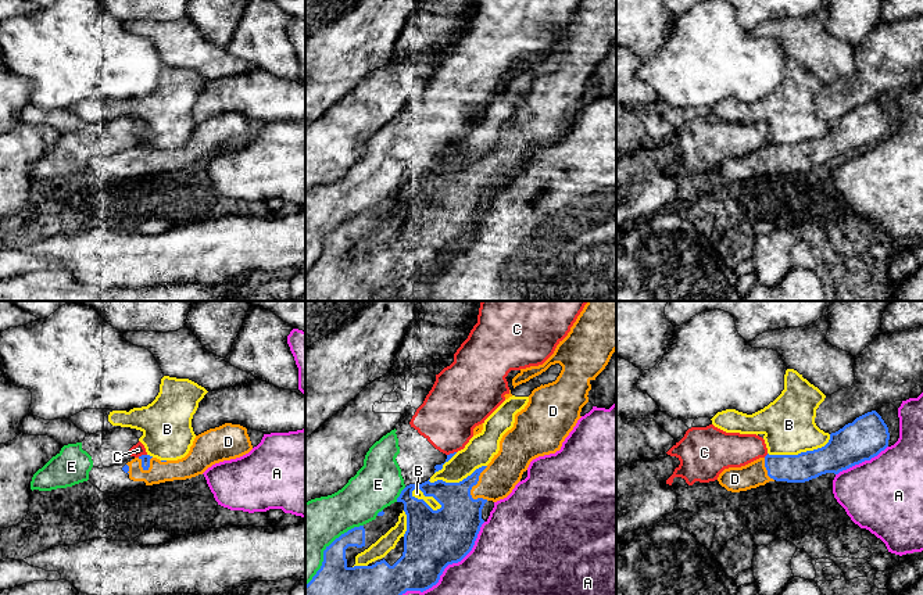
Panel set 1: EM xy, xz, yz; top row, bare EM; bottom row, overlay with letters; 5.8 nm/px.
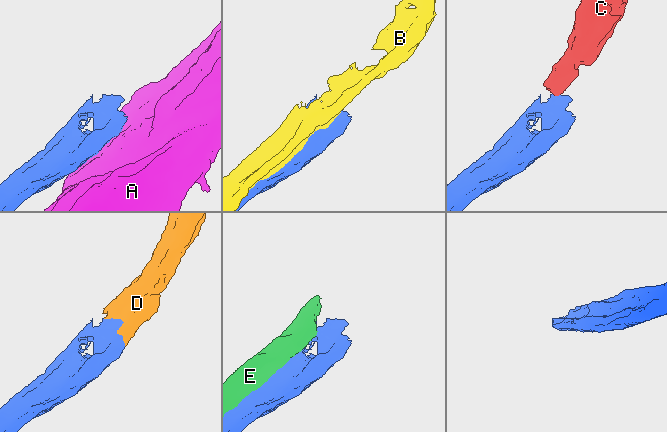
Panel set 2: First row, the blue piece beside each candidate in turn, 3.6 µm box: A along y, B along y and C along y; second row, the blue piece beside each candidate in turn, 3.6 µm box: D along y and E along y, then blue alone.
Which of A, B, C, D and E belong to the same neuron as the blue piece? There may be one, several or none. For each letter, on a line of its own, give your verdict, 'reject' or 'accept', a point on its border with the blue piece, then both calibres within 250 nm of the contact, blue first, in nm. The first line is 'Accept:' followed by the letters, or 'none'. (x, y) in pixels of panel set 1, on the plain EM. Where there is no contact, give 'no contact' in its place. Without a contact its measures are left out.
Accept: D
A: reject | xz (442, 262) | 340/480 nm
B: reject | yz (801, 142) | 220/300 nm
C: reject | xy (142, 144) | 50/70 nm
D: accept | xz (476, 172) | 260/200 nm
E: reject | xz (325, 239) | 320/320 nm

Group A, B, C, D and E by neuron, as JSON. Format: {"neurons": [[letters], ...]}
{"neurons": [["A"], ["B"], ["C", "E"], ["D"]]}

